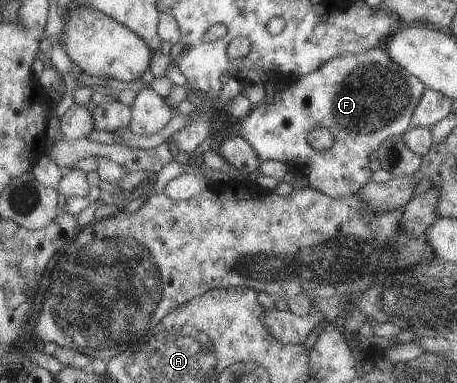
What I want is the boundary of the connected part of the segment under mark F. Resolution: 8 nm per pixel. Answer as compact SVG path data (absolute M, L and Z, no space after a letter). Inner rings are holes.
M384 45L372 47L370 50L358 54L338 55L333 59L330 59L328 63L324 63L322 67L317 68L316 71L302 75L301 77L298 77L298 80L293 79L293 81L284 82L283 89L275 93L273 103L261 102L256 104L242 120L240 136L243 136L250 144L252 144L253 149L258 153L262 163L270 159L285 162L289 166L295 167L296 170L303 173L309 182L309 186L318 189L320 192L329 194L334 198L358 195L362 190L362 187L371 181L370 176L372 176L372 168L370 168L370 154L372 154L374 150L378 151L382 146L382 143L385 143L391 136L404 135L405 132L412 127L413 114L418 102L420 102L424 88L425 85L421 83L421 80L418 80L409 70L406 70L406 68L392 60L392 57L389 55L389 52ZM323 126L332 132L334 144L329 149L316 150L310 146L308 136L310 136L312 130L322 128Z

